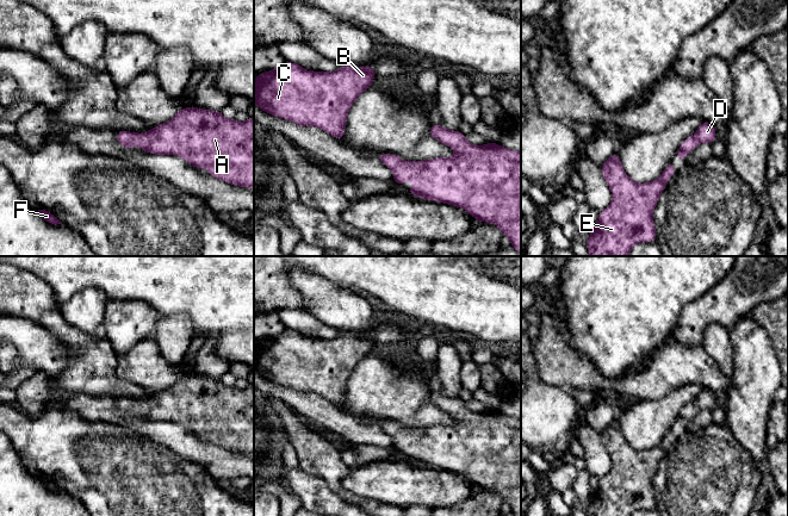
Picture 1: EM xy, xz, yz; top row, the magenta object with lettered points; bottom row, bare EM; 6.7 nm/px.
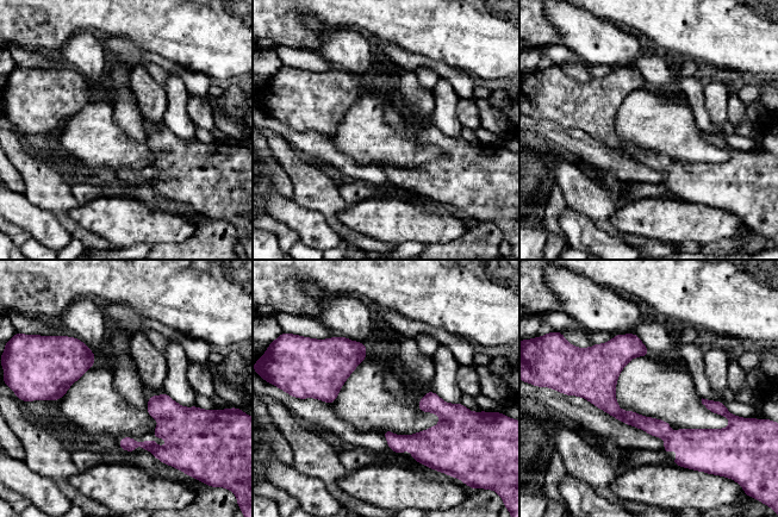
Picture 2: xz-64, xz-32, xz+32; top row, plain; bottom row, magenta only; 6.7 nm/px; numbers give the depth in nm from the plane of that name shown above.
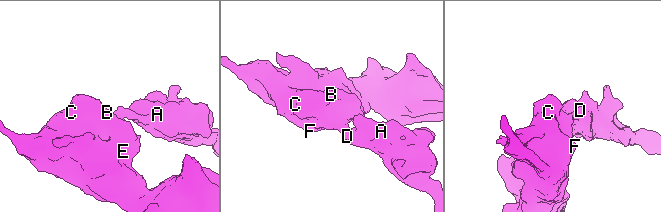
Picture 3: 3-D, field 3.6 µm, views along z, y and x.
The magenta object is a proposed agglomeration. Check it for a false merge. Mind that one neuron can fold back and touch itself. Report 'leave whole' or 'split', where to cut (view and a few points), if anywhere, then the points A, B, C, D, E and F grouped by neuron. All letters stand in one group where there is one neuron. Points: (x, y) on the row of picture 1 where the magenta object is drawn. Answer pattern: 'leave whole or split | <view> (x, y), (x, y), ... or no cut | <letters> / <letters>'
leave whole | no cut | A B C D E F

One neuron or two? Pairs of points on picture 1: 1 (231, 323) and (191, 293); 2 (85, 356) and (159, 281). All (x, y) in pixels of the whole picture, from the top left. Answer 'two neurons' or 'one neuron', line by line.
1: one neuron
2: two neurons

